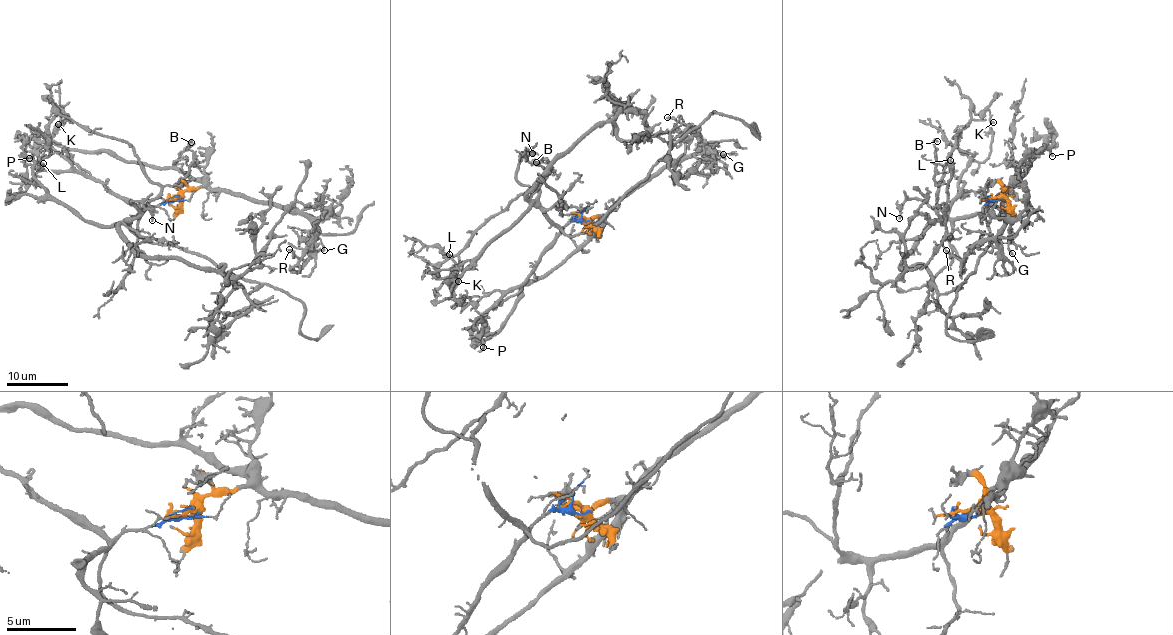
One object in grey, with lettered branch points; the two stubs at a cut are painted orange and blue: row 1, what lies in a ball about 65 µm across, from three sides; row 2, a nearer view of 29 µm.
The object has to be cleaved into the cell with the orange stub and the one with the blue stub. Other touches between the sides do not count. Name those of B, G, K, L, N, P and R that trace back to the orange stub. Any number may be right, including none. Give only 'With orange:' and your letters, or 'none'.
With orange: G, P, R

